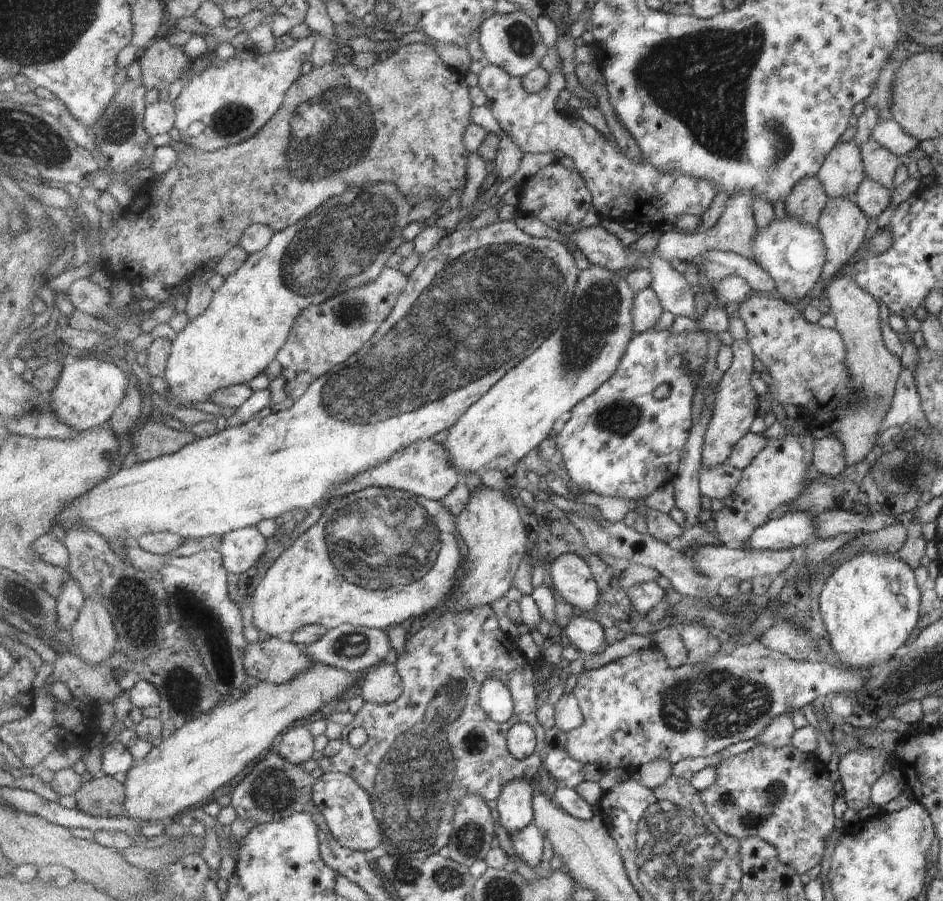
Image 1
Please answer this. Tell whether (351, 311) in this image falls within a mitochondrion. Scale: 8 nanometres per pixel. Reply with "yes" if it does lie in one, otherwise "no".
yes

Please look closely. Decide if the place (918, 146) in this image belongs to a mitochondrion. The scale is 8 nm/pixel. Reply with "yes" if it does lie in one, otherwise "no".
no

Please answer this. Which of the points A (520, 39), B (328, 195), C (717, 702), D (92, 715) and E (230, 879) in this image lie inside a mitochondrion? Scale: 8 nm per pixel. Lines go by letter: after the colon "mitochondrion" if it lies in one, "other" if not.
A: mitochondrion
B: mitochondrion
C: mitochondrion
D: other
E: other

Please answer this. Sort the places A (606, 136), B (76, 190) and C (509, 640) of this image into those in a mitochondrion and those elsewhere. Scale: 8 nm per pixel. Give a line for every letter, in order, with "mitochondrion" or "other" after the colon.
A: other
B: other
C: other

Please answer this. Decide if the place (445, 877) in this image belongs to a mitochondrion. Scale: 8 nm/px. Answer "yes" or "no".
yes

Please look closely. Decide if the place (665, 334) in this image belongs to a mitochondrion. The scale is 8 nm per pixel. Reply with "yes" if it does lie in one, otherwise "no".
no

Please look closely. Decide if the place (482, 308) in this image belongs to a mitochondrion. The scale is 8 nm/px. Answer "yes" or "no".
yes

